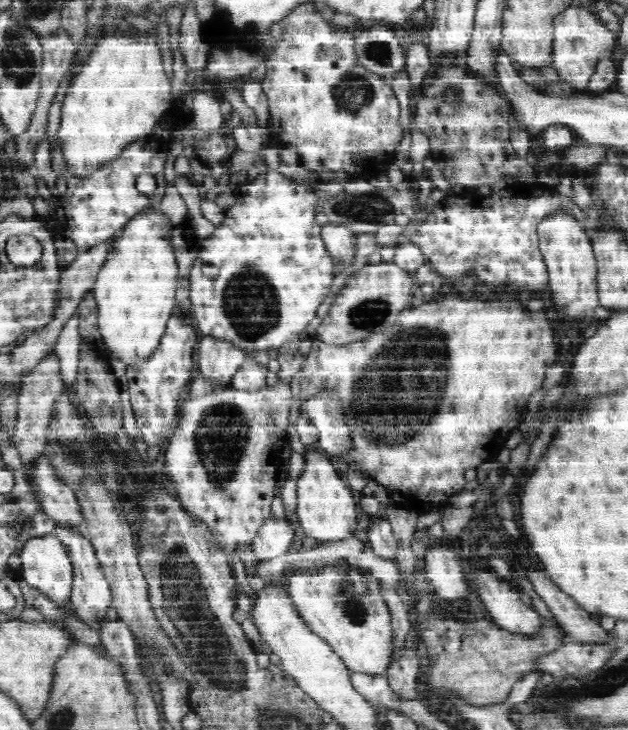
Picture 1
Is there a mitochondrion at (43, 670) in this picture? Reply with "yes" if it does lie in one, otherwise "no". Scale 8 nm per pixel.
no

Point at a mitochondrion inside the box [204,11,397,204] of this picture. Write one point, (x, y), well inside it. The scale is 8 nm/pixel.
(352, 96)

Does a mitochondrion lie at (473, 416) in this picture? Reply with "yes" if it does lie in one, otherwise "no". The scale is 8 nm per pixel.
no

